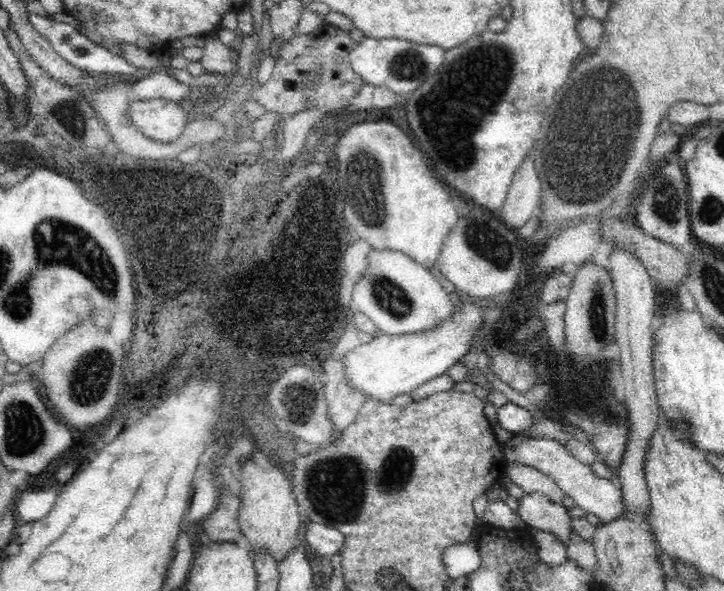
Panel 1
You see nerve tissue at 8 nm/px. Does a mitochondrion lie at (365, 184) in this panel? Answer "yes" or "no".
yes

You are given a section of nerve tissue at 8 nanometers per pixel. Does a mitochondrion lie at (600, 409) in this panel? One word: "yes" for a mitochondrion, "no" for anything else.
yes

